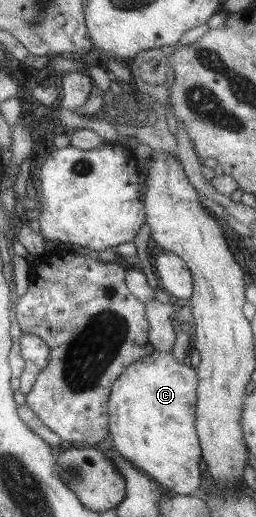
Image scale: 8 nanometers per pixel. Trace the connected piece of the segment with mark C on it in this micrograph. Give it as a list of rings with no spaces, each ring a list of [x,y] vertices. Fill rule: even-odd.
[[[133,266],[124,273],[124,282],[128,290],[138,302],[145,307],[146,318],[149,324],[148,340],[152,350],[149,355],[131,362],[112,383],[108,399],[108,436],[114,448],[127,458],[135,467],[143,470],[153,478],[163,489],[172,489],[179,495],[193,495],[201,483],[199,474],[200,445],[196,434],[196,387],[198,377],[194,367],[186,363],[178,363],[173,357],[171,349],[175,341],[175,332],[172,328],[170,315],[175,308],[170,304],[159,303],[154,298],[155,292],[147,284],[141,269]]]

